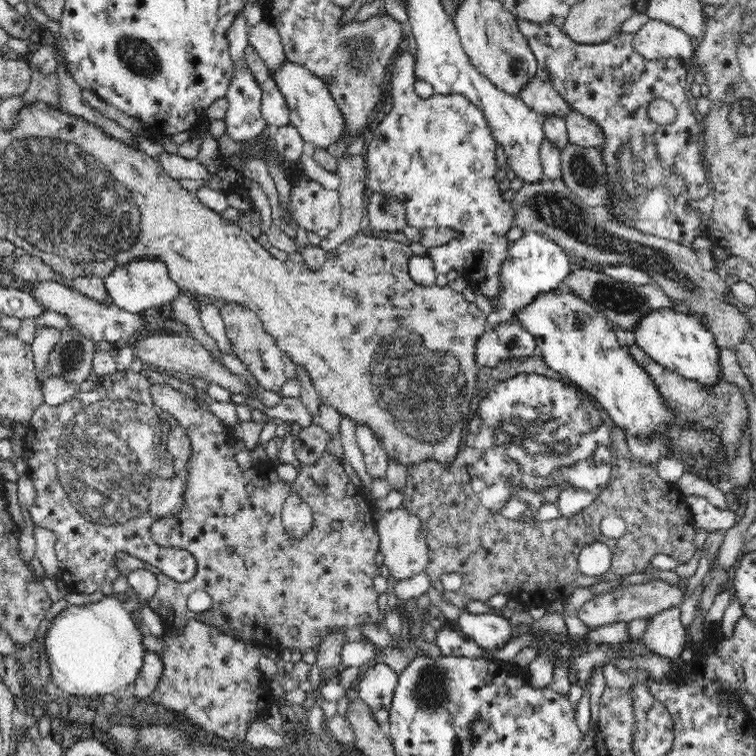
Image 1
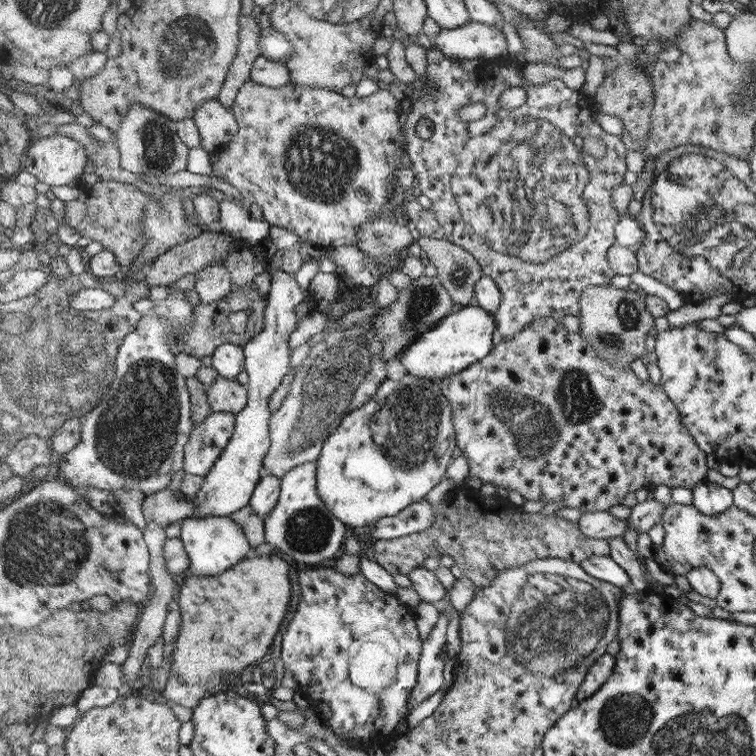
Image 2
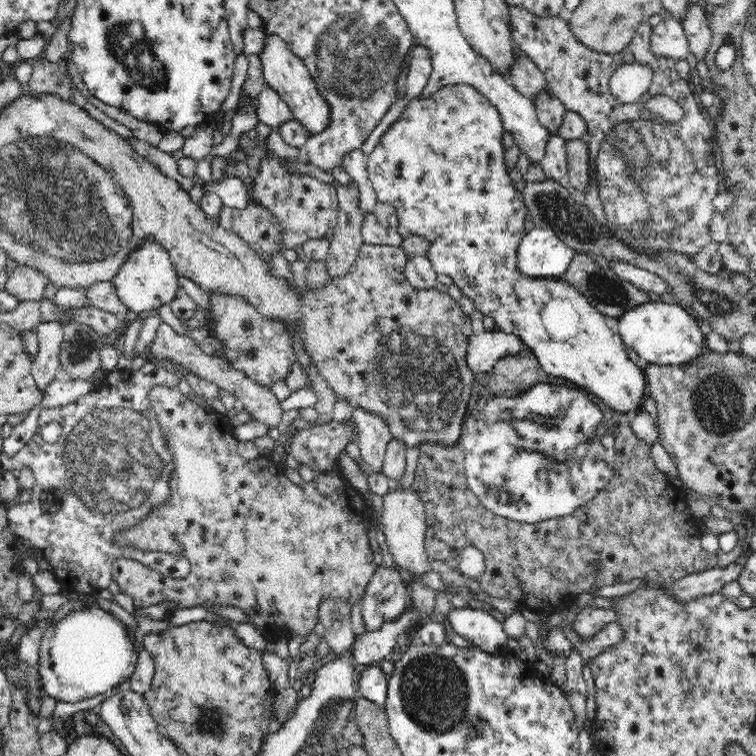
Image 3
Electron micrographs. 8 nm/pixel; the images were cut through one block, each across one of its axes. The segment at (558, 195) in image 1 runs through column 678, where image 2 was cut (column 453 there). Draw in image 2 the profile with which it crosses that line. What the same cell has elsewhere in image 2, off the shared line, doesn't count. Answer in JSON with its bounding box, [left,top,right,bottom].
[422,240,481,313]

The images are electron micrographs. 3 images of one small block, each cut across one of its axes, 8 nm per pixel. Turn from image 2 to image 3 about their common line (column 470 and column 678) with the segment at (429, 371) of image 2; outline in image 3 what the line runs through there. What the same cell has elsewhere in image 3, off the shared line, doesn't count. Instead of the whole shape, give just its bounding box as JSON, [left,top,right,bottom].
[618,298,708,366]

